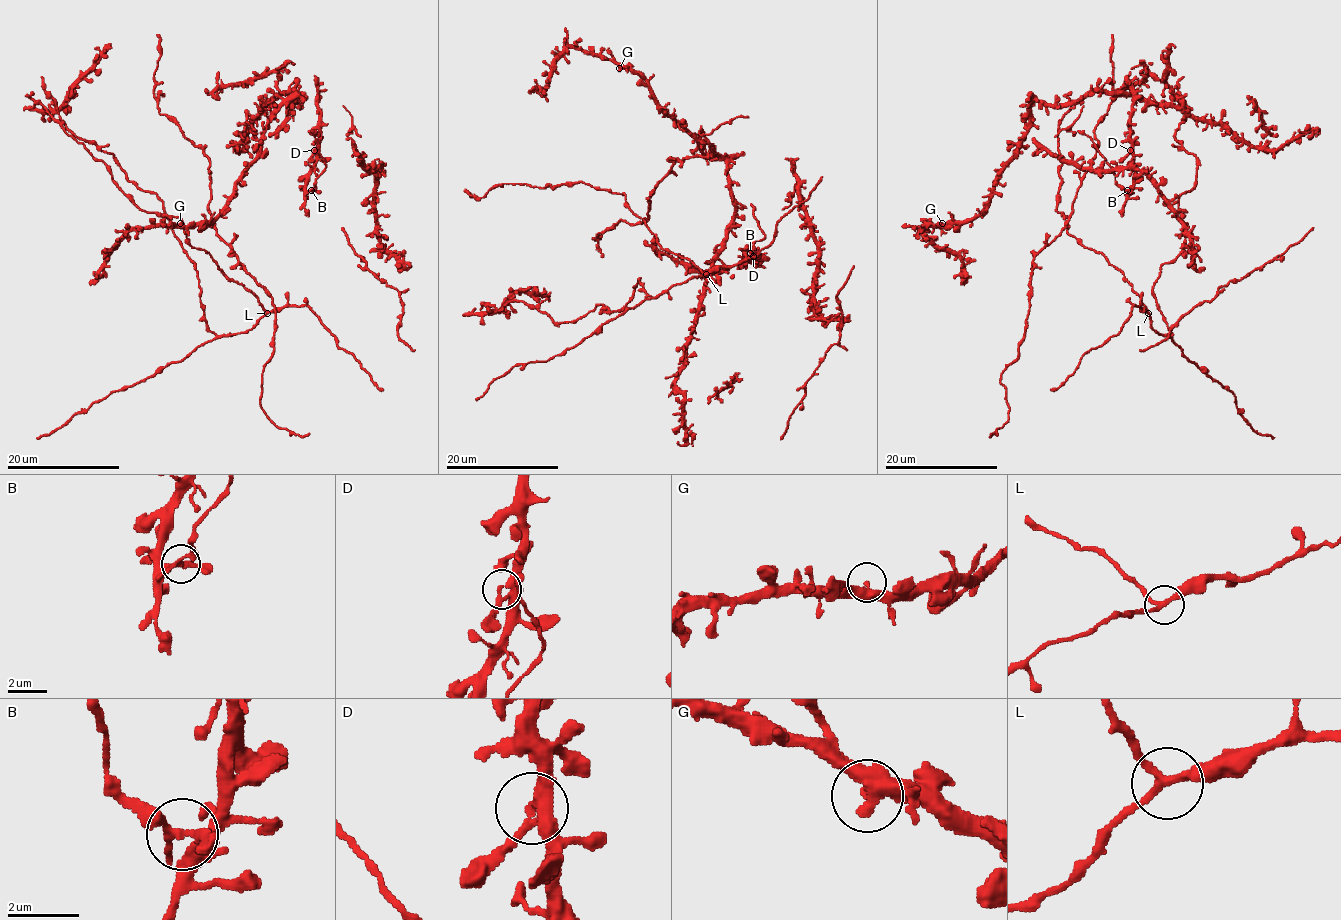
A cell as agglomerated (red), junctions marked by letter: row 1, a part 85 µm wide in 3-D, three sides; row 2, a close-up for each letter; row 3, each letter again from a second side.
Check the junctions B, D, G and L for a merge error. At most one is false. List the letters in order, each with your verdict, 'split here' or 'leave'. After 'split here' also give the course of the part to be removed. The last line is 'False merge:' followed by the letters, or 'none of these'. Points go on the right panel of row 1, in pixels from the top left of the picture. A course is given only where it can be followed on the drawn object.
B: split here; foreign part runs (1127, 191), (1114, 179), (1112, 167), (1095, 143), (1078, 130)
D: leave
G: leave
L: leave
False merge: B

